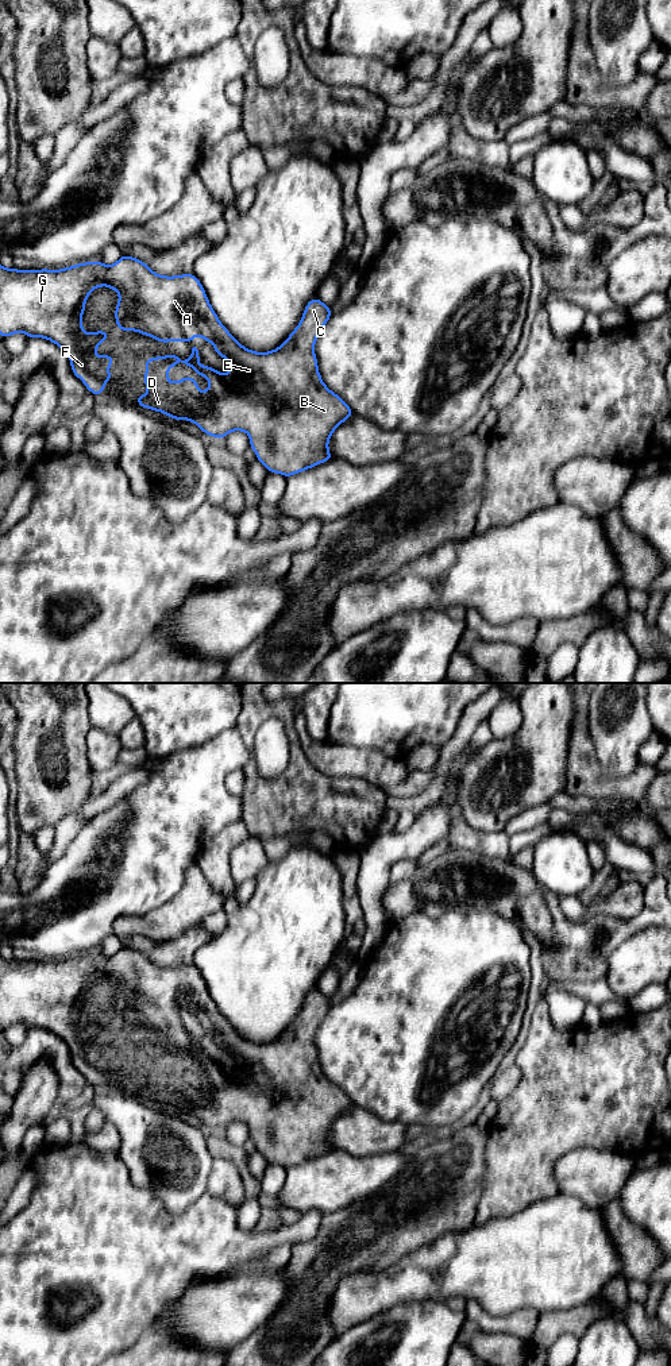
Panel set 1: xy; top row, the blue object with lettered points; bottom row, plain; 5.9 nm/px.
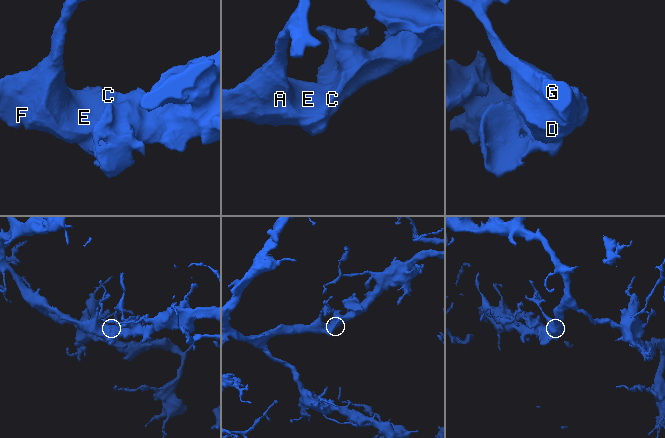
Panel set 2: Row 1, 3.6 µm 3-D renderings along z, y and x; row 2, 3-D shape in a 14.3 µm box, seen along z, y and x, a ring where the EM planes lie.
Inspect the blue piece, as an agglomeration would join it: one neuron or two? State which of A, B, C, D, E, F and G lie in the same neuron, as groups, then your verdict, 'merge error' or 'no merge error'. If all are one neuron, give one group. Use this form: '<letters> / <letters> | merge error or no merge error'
A B C D E F G | no merge error

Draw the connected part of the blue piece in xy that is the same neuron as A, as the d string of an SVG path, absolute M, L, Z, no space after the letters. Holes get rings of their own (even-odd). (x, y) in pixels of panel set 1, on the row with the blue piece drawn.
M122 255L111 266L90 261L61 270L16 270L4 269L0 265L0 336L5 339L16 332L24 332L28 339L45 337L58 344L68 354L73 374L95 397L105 390L105 381L113 379L108 368L116 359L111 354L95 355L95 350L111 333L107 331L85 333L81 323L86 298L99 286L108 286L119 293L120 298L115 309L119 331L136 331L163 344L166 342L189 343L193 336L201 336L212 343L215 352L231 364L227 375L207 364L198 366L197 344L190 346L190 359L181 359L171 352L167 356L143 359L142 362L147 366L144 386L149 394L136 395L138 405L163 412L174 420L189 420L204 433L216 439L224 439L232 431L247 432L257 459L269 472L282 474L286 478L333 459L328 451L331 435L354 413L324 385L317 370L315 342L332 316L331 306L317 297L312 298L296 329L277 350L255 352L243 347L224 328L194 274L159 275L144 262L128 255ZM178 362L190 366L200 377L208 378L209 389L201 393L192 377L169 382L169 368Z

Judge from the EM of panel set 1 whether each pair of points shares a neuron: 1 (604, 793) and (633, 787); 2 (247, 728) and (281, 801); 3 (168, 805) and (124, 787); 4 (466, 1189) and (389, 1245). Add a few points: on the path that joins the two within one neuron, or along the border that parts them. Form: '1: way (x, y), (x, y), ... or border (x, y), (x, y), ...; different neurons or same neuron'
1: way (610, 788), (627, 787); same neuron
2: way (277, 713), (289, 724), (296, 747), (296, 771); same neuron
3: border (150, 768), (150, 776), (145, 782), (107, 809); different neurons
4: way (447, 1195), (438, 1204), (431, 1204), (408, 1226); same neuron

